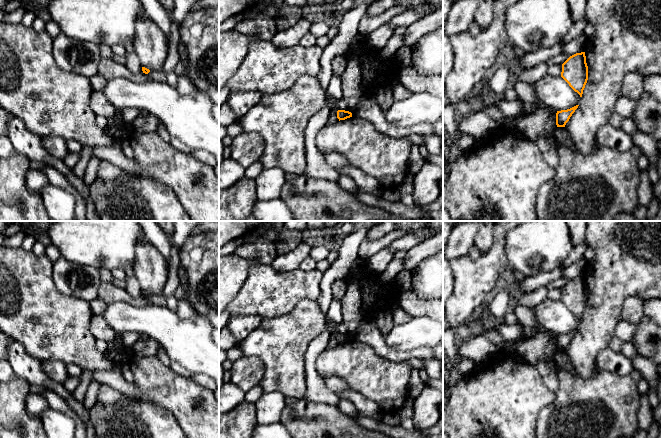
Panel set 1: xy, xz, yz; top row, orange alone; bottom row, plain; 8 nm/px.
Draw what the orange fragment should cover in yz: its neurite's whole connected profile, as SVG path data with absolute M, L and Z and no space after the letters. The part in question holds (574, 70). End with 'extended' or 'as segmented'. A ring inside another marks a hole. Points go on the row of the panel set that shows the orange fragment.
M585 52L570 56L562 64L561 77L582 97L583 90L588 80L588 66Z; as segmented

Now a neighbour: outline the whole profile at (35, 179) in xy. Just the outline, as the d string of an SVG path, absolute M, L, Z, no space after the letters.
M30 168L26 175L26 185L30 193L40 193L41 189L50 183L47 175L41 170Z

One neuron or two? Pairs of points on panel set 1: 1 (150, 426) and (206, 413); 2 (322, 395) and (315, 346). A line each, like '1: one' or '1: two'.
1: two
2: one

